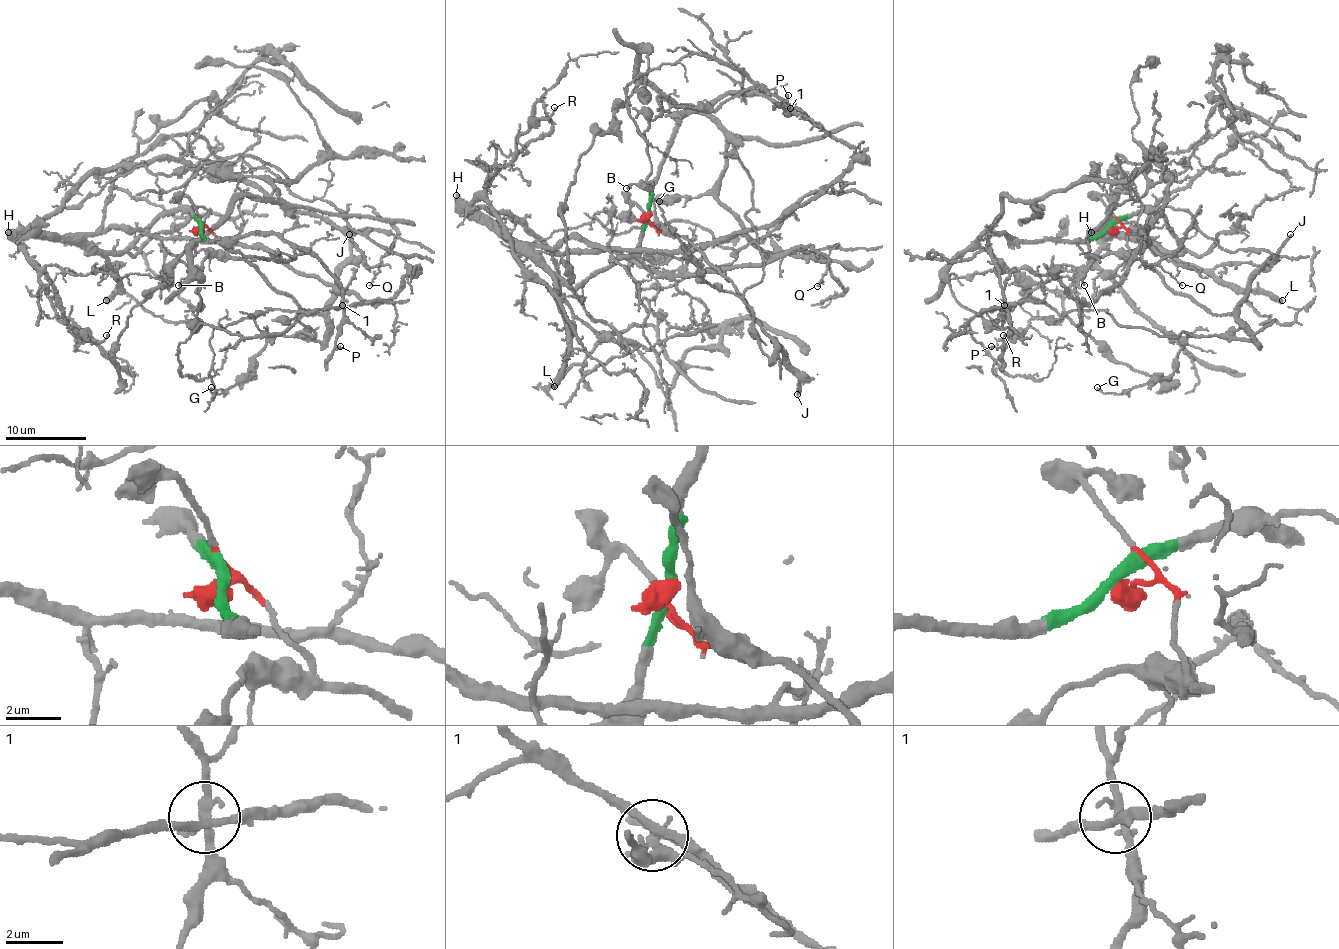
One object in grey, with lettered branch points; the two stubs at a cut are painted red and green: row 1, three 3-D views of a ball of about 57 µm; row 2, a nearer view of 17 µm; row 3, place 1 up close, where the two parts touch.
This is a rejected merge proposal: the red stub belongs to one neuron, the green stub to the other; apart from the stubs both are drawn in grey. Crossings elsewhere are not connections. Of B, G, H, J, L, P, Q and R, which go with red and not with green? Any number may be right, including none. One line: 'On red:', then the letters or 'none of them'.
On red: B, G, J

